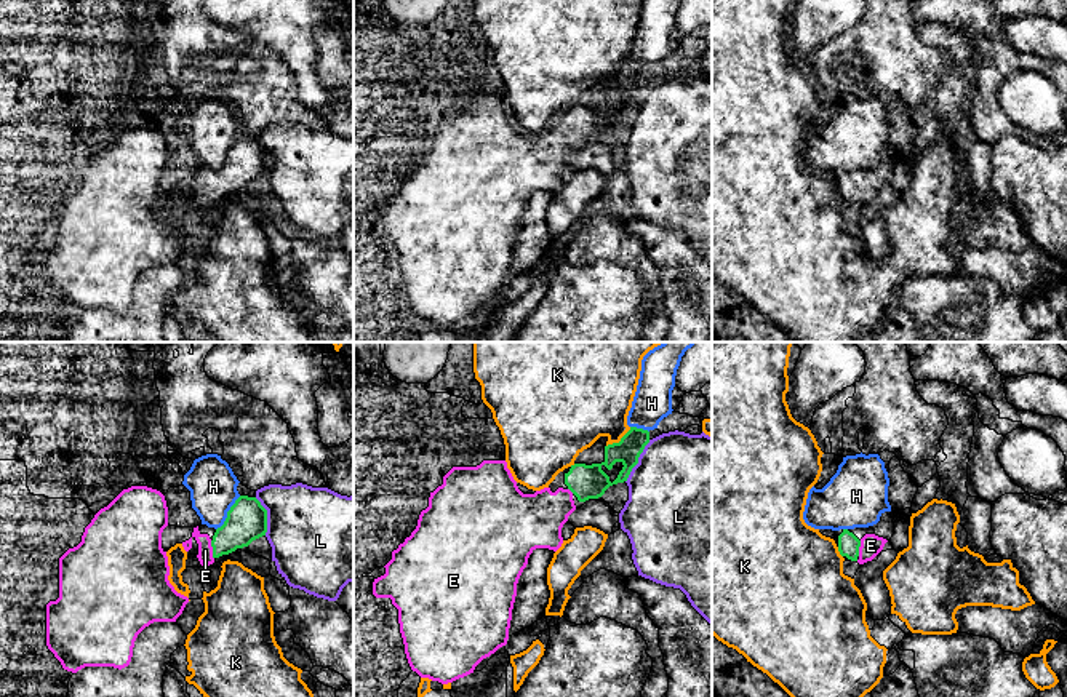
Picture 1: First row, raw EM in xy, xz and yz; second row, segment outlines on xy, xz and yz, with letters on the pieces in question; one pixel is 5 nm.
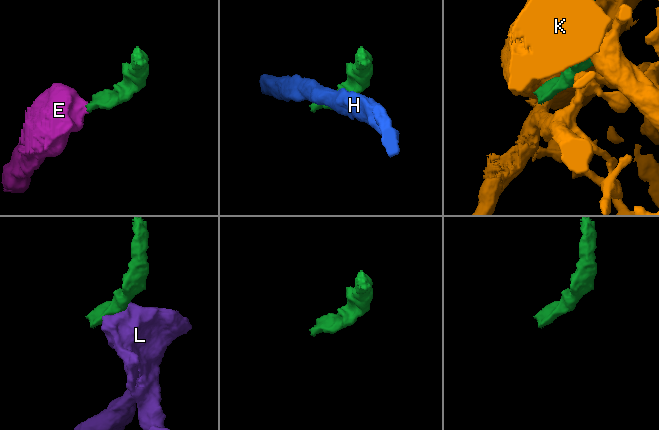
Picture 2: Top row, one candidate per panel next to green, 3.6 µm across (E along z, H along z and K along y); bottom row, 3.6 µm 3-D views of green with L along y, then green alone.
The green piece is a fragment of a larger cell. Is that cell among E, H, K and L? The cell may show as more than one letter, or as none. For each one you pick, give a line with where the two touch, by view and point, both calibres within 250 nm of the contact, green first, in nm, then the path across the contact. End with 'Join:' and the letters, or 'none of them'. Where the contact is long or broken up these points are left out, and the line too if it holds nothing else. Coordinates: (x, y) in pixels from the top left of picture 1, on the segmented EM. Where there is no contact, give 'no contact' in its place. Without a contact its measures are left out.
E: xy (213, 550) | 200/80 nm | across xy (247, 520), (213, 550), (205, 550)
Join: E

